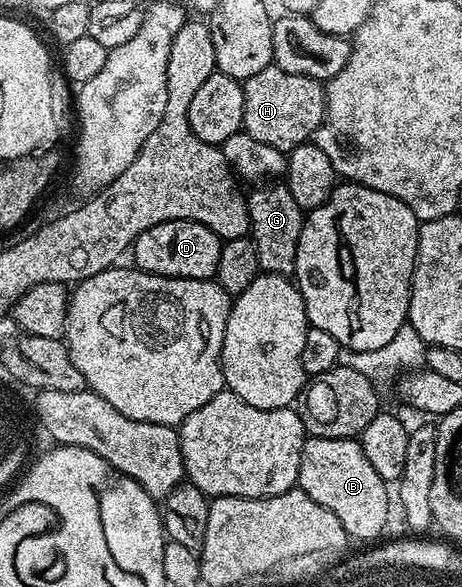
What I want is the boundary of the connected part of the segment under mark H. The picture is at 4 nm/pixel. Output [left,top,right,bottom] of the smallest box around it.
[242,65,326,152]

